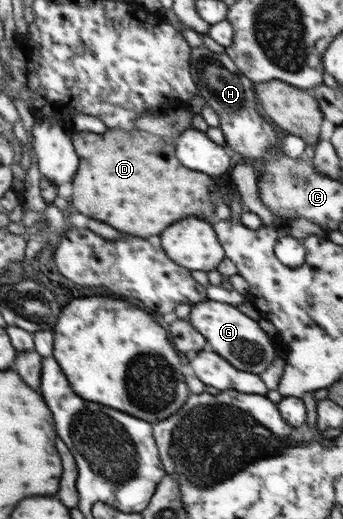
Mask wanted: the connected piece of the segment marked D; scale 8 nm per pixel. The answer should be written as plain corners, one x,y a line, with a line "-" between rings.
109,128
103,134
73,131
73,142
77,142
77,154
81,154
81,170
77,171
77,178
72,178
71,204
77,208
79,214
89,218
101,220
111,224
119,232
127,232
139,238
153,238
156,240
163,228
171,222
193,216
211,222
211,202
207,200
207,190
211,190
211,175
195,170
185,170
176,158
175,142
163,142
155,134
135,128
132,132

